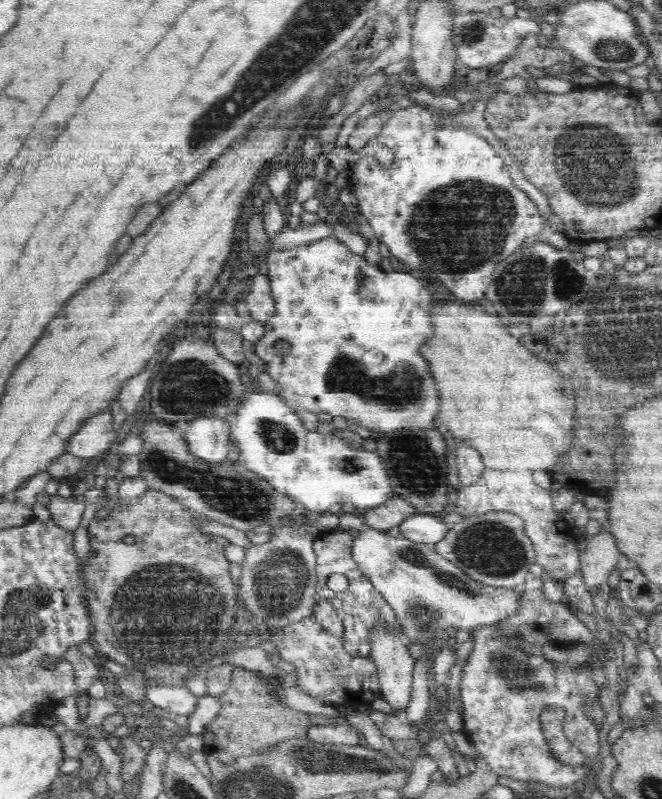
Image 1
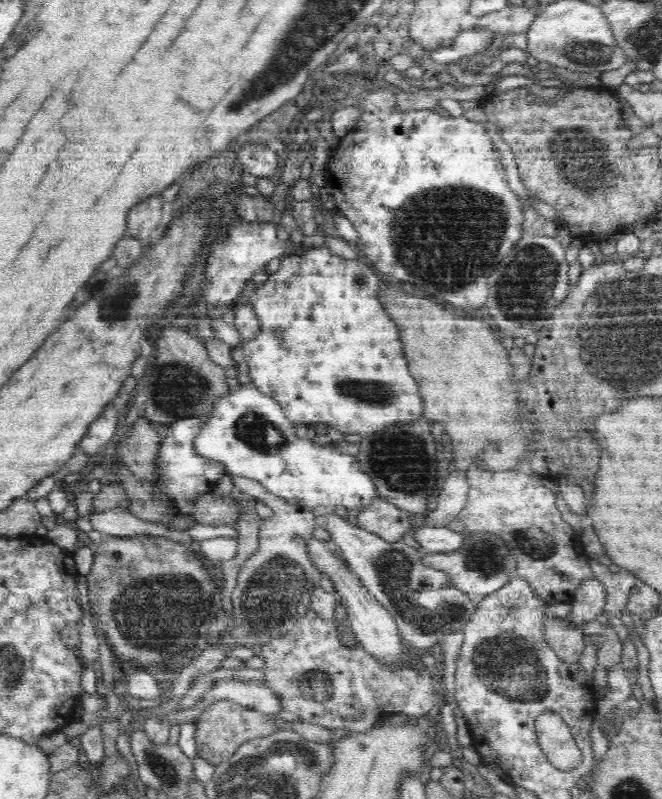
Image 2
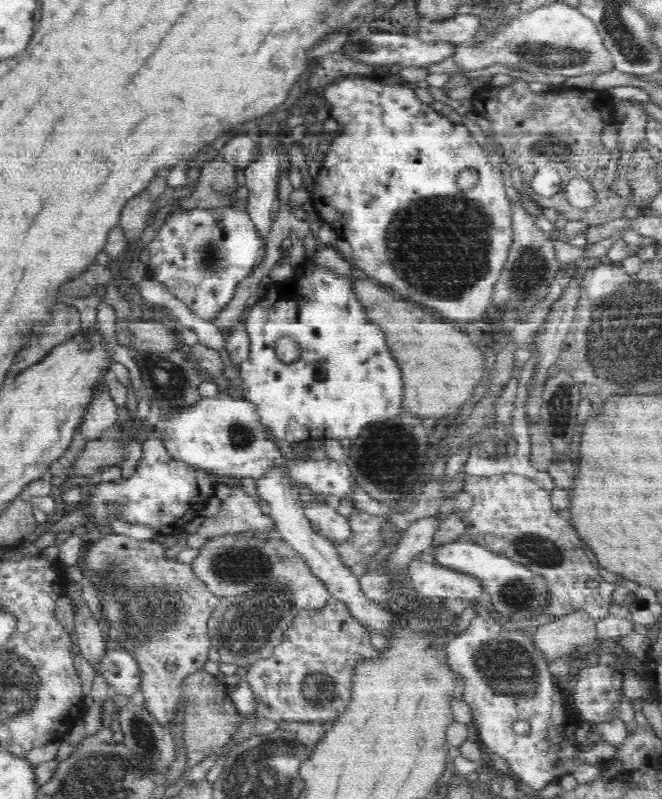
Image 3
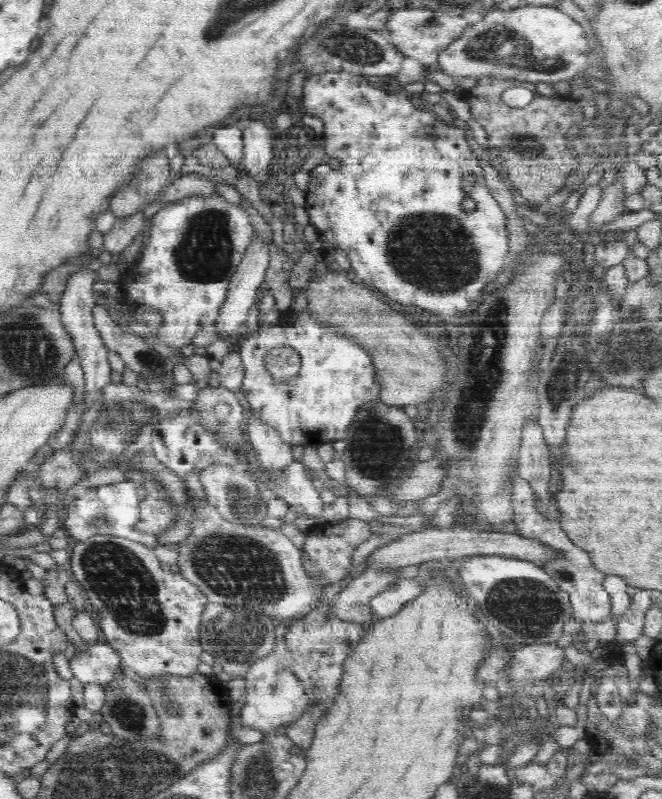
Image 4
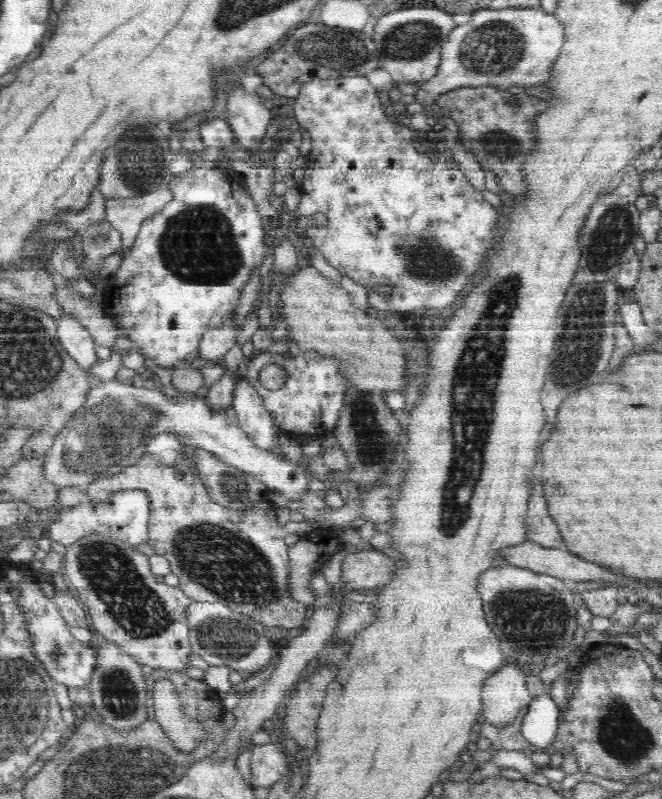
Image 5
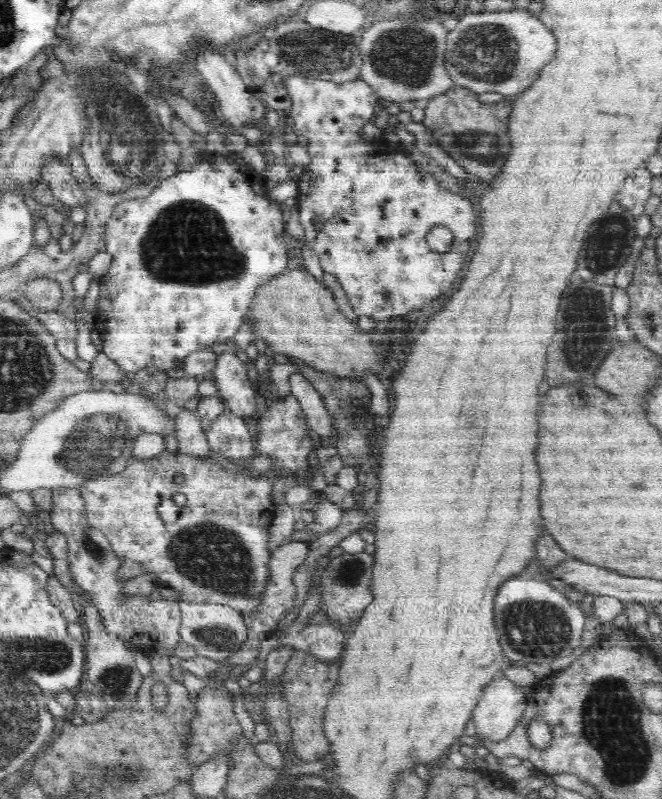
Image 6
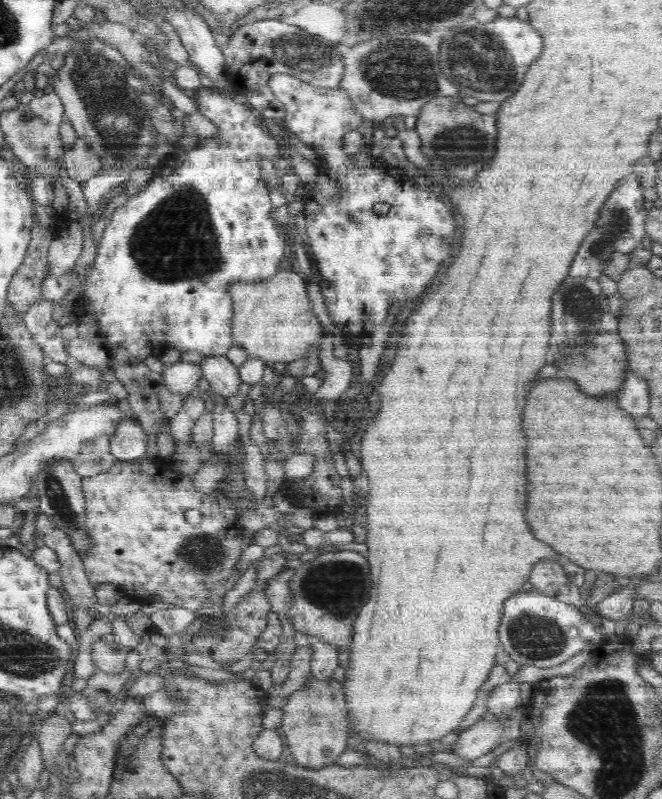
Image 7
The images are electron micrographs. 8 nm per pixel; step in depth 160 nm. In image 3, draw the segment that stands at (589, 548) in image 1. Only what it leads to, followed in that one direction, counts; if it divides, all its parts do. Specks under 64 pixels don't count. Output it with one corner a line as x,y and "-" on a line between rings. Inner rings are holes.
583,610
555,617
536,627
536,647
546,655
550,666
550,662
573,654
576,646
594,643
596,623

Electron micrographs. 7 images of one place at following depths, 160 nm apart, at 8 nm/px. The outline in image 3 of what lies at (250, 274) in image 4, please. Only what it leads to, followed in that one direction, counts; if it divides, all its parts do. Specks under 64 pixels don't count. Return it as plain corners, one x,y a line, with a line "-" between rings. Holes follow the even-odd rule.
261,138
260,145
259,155
243,168
249,192
245,209
260,233
267,238
278,203
278,154
268,145
264,146

